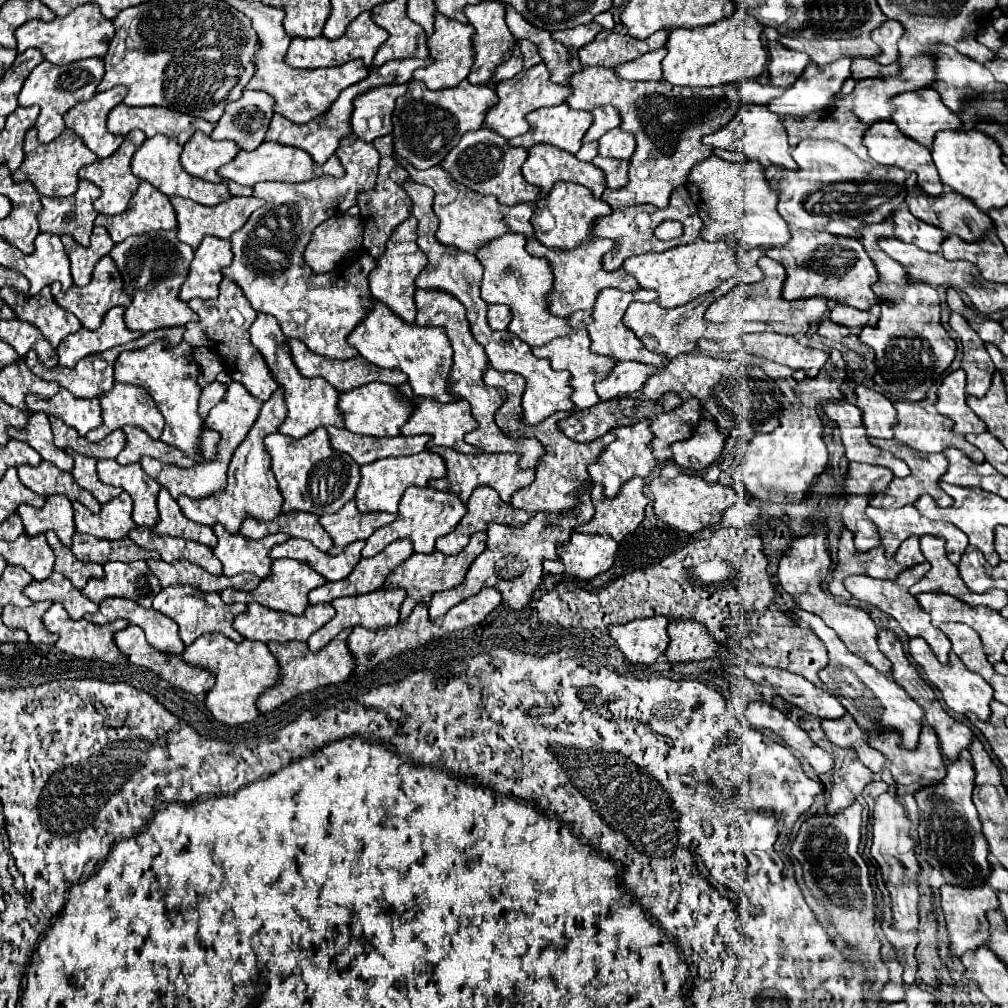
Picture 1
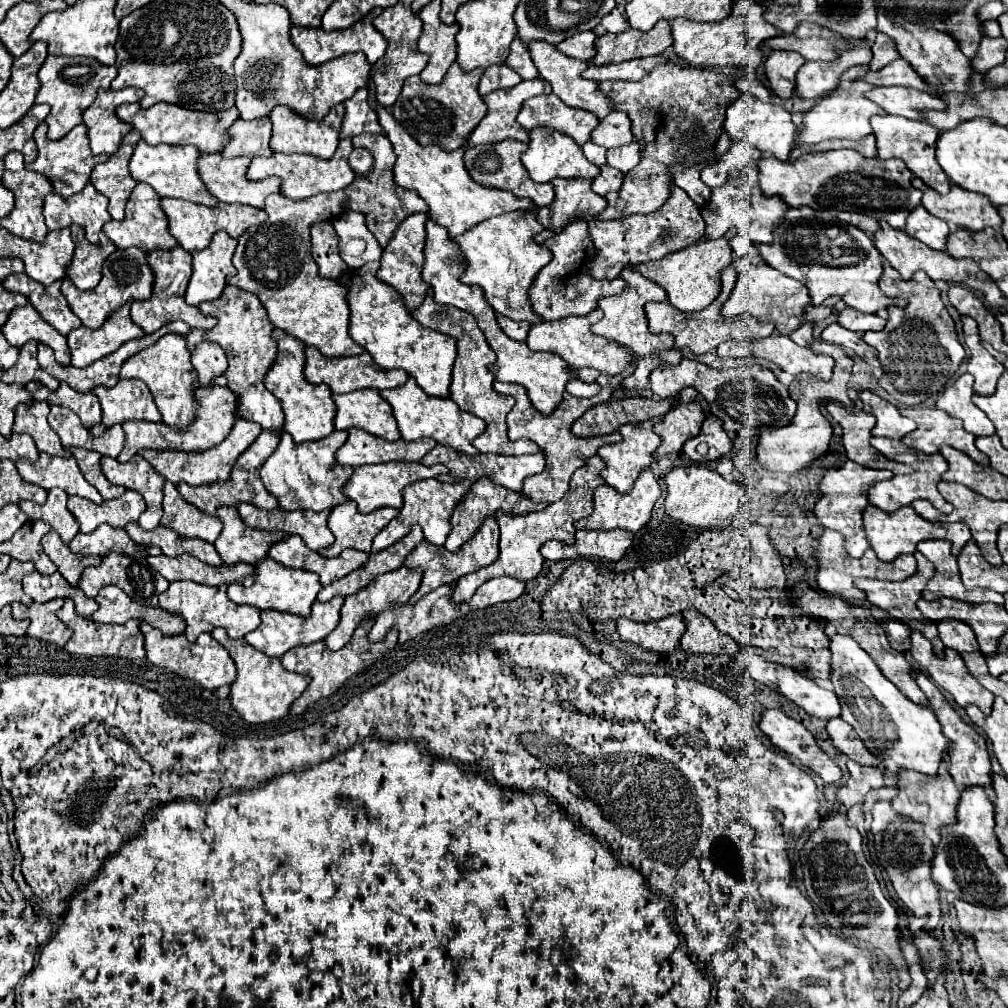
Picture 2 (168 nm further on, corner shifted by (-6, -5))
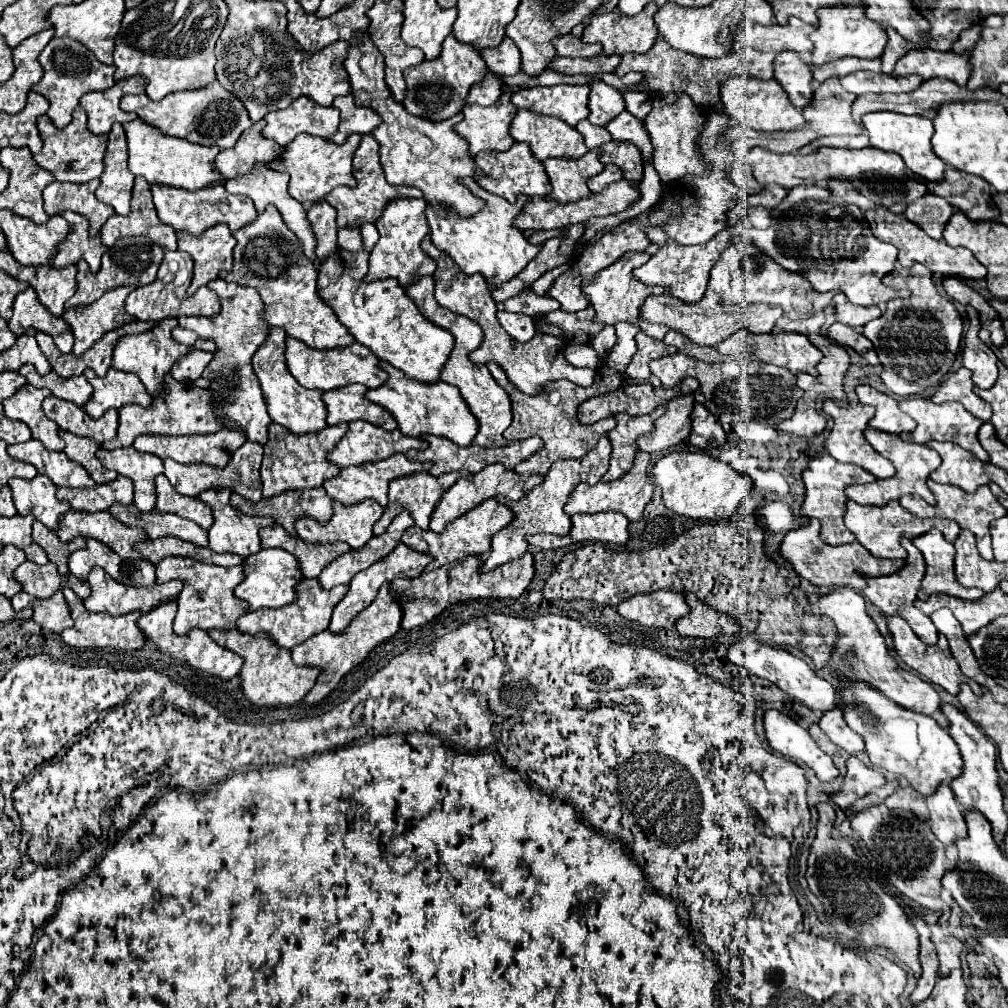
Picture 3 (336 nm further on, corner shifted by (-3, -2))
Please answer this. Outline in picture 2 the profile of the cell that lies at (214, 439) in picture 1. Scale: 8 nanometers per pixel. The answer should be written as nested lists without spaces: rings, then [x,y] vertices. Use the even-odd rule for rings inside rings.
[[[213,384],[211,386],[197,386],[195,396],[197,396],[197,414],[195,414],[195,420],[185,430],[169,430],[169,426],[165,426],[163,422],[145,422],[145,420],[123,422],[125,446],[123,446],[121,454],[117,456],[117,460],[127,462],[143,448],[201,452],[201,450],[207,450],[211,446],[217,446],[219,442],[223,442],[235,424],[237,396],[229,388],[221,388],[221,386],[213,386]]]

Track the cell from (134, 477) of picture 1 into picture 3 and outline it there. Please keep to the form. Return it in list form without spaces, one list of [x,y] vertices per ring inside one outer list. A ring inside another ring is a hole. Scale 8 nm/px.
[[[100,447],[98,459],[106,469],[118,471],[134,481],[134,505],[142,513],[152,513],[156,509],[156,489],[154,479],[164,471],[162,459],[156,455],[146,455],[134,447],[106,451]]]

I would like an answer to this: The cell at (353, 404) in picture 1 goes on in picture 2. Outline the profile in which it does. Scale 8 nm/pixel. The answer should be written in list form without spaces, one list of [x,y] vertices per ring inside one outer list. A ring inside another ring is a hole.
[[[369,388],[347,394],[333,394],[333,402],[337,406],[335,430],[363,428],[389,442],[401,438],[393,408],[389,406],[389,402],[381,400],[377,390]]]

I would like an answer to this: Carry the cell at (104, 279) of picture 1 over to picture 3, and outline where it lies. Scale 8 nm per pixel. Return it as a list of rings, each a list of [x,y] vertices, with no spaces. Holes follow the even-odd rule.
[[[122,237],[114,247],[110,247],[104,257],[102,257],[102,267],[96,275],[90,273],[86,263],[78,263],[78,273],[76,273],[76,293],[72,299],[66,301],[66,309],[78,309],[86,307],[94,301],[98,301],[106,291],[112,291],[116,287],[132,285],[132,287],[144,287],[148,283],[156,281],[156,273],[160,267],[160,261],[164,257],[164,249],[154,245],[150,239],[144,237]]]

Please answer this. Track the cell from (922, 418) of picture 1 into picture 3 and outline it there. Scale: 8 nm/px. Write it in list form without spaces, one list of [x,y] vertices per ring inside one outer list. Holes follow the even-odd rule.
[[[904,399],[904,401],[900,401],[898,405],[900,405],[900,409],[902,409],[906,415],[910,415],[910,417],[918,423],[918,427],[916,427],[912,433],[902,433],[902,435],[900,435],[904,441],[912,441],[912,443],[952,441],[952,443],[964,447],[966,451],[974,453],[976,459],[980,459],[980,461],[984,461],[984,463],[988,461],[986,451],[982,449],[982,445],[980,445],[980,441],[978,441],[978,429],[980,429],[982,423],[978,423],[978,419],[974,419],[960,403],[952,401],[952,403],[936,405],[936,403],[928,401],[928,399]]]

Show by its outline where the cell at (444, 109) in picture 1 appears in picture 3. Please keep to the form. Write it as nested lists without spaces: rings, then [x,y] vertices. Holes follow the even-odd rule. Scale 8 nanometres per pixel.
[[[450,35],[442,45],[442,55],[438,59],[418,63],[404,71],[406,97],[402,105],[408,113],[416,117],[430,119],[430,121],[446,121],[462,111],[462,107],[466,105],[468,89],[474,83],[482,81],[484,75],[486,75],[486,63],[480,57],[480,53],[466,43],[458,43],[454,35]]]

